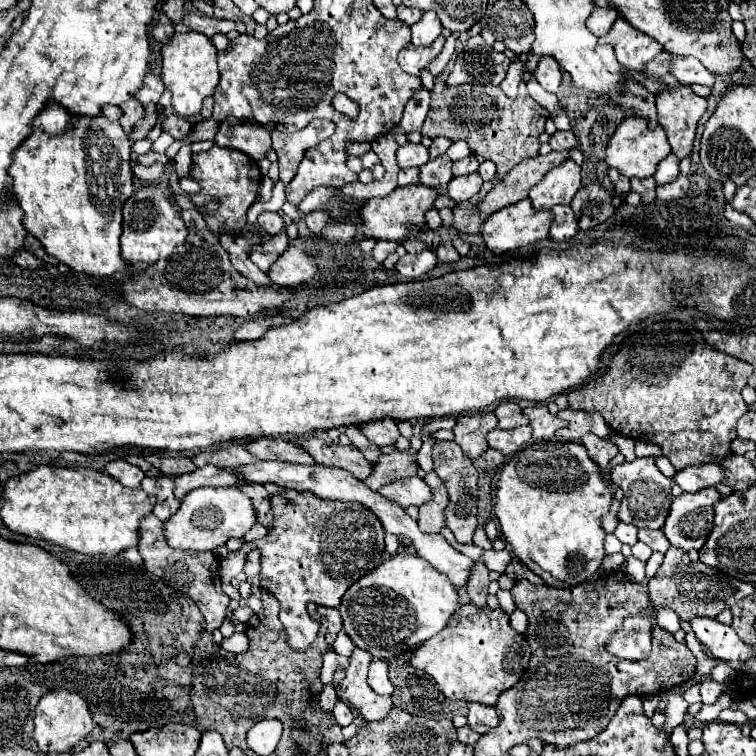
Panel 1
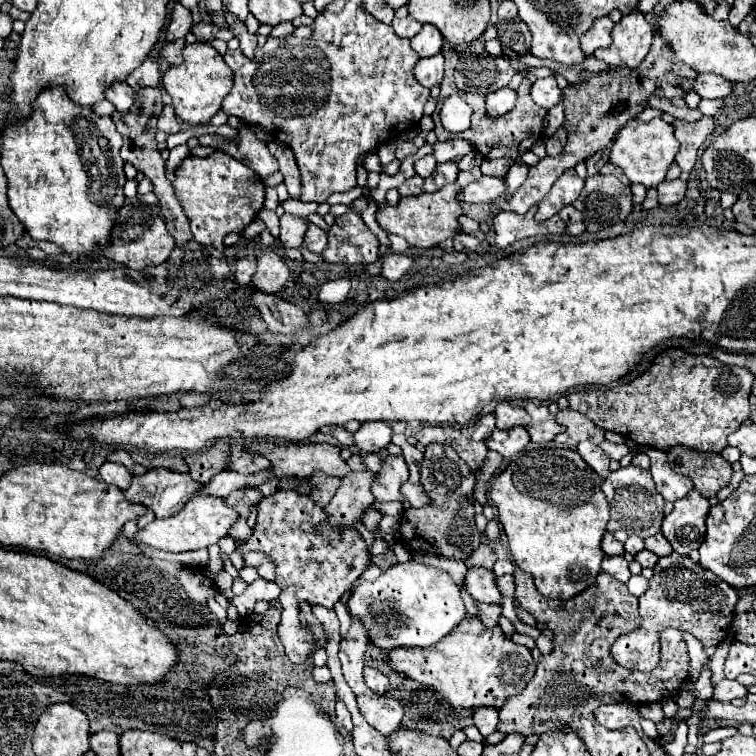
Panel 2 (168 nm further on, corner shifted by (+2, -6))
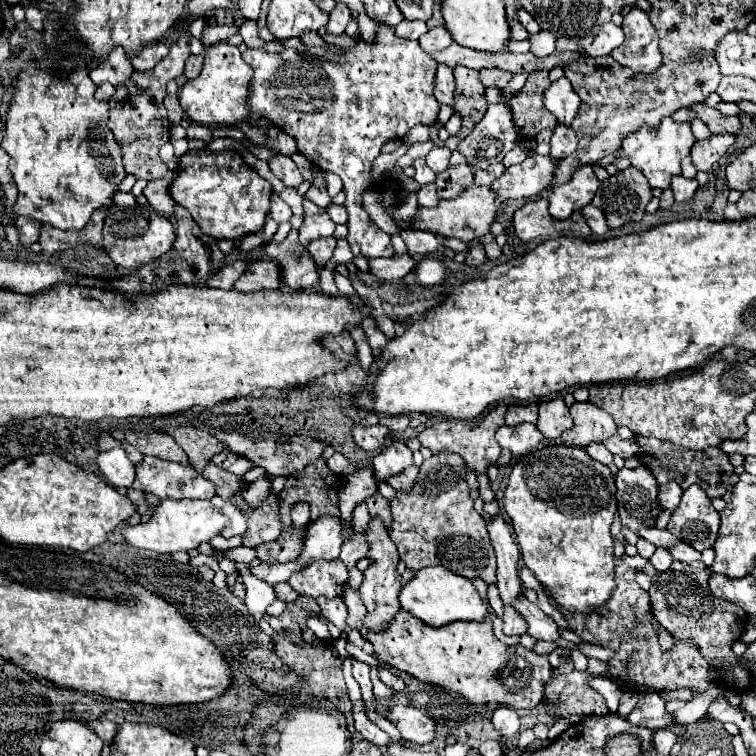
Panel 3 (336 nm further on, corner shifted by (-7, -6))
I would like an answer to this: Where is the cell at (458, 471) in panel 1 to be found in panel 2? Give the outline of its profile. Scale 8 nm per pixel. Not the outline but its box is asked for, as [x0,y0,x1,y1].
[399,444,481,562]

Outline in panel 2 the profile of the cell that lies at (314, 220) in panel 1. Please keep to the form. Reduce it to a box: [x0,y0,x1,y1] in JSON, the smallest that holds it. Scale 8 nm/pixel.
[305,224,327,254]

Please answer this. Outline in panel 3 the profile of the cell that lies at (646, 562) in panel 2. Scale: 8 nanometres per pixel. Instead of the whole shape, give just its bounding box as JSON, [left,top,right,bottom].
[650,548,672,572]

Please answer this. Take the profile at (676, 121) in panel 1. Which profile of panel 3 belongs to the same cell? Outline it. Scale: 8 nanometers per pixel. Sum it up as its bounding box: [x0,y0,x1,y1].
[692,134,734,172]

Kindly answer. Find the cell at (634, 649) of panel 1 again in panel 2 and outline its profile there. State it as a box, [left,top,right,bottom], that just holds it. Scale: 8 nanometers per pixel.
[613,552,737,672]

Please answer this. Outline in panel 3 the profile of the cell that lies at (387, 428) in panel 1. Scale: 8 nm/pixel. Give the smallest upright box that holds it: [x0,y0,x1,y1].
[352,426,390,452]

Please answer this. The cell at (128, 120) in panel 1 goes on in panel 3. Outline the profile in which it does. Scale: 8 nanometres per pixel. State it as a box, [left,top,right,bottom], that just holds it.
[88,48,134,86]

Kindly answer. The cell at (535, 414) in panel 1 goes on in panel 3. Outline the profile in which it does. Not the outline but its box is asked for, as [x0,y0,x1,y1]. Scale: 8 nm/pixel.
[536,398,572,440]

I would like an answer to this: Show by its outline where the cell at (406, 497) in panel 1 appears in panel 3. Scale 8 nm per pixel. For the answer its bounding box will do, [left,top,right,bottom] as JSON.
[372,442,412,482]

